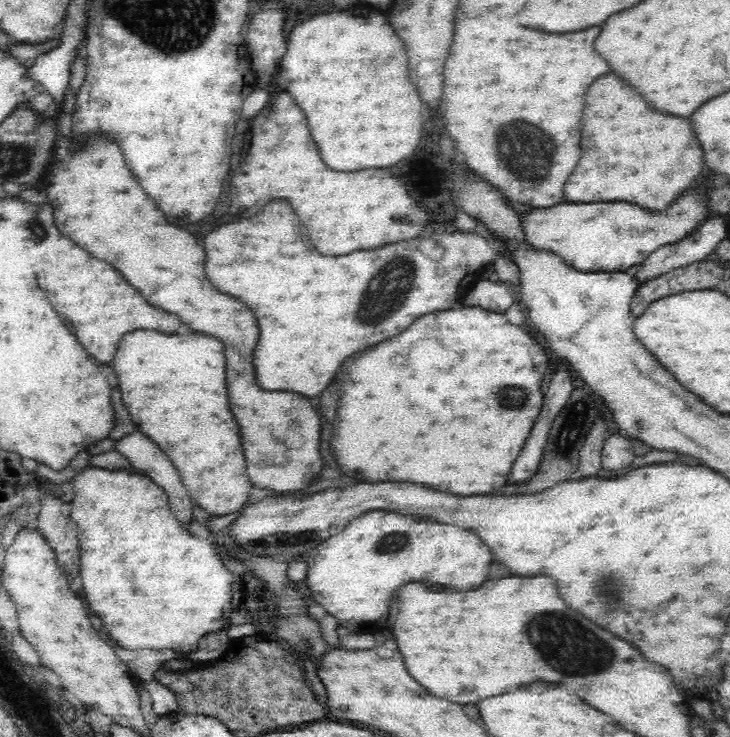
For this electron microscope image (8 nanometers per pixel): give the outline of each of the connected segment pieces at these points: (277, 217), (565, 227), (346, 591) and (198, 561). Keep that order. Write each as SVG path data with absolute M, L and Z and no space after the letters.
M276 200L276 202L270 202L266 204L260 212L256 212L254 216L250 218L244 218L240 222L234 222L234 224L224 224L216 230L212 230L210 234L204 236L202 240L202 246L204 246L204 252L206 252L206 260L204 260L204 270L208 274L208 280L224 294L230 294L230 296L236 296L240 298L242 302L246 302L256 318L258 318L258 324L260 324L260 342L258 342L258 348L254 352L254 362L256 362L256 378L258 378L258 384L264 388L264 390L292 390L292 392L298 392L298 394L304 394L304 396L318 396L326 386L328 382L334 378L334 374L338 372L338 368L342 366L342 362L346 360L346 356L350 356L352 352L360 350L360 348L366 348L368 344L376 344L376 342L382 342L386 338L392 338L404 330L394 330L398 326L406 326L414 320L418 320L420 316L428 314L428 312L436 312L438 308L452 308L454 306L454 300L458 300L458 296L462 294L462 290L466 292L473 286L476 278L476 272L478 268L489 262L494 258L494 252L498 250L504 250L500 246L500 242L492 240L490 244L486 244L482 238L478 236L464 236L461 232L452 232L451 234L435 234L433 238L438 239L440 242L440 252L437 258L431 257L430 254L424 253L420 250L420 240L416 238L414 242L408 242L408 244L394 244L394 246L386 246L386 248L378 248L378 250L370 250L370 252L352 252L348 256L336 256L336 258L328 258L324 254L318 254L314 248L312 248L312 242L308 242L308 234L302 226L302 222L298 220L298 216L294 214L292 206L288 202L282 200Z
M698 186L694 190L688 190L688 194L680 194L680 202L676 202L676 206L670 206L664 214L648 214L648 210L640 210L640 206L632 206L632 202L597 202L597 203L560 203L556 206L551 206L548 208L538 209L536 214L528 214L524 216L524 222L521 222L520 214L520 224L521 230L524 232L525 244L529 244L533 250L537 252L542 252L542 250L547 252L556 253L556 256L560 256L561 260L564 260L565 264L568 264L571 268L574 268L582 272L622 272L625 271L629 266L634 266L634 264L642 264L655 250L658 250L661 246L671 245L683 238L686 238L693 230L698 229L698 226L702 222L706 222L708 214L711 214L710 210L710 200L708 186Z
M372 510L356 516L341 531L318 545L306 562L306 582L313 590L314 600L324 606L328 614L338 618L339 624L349 631L376 634L390 618L388 600L392 600L394 590L408 582L420 580L442 586L462 586L460 590L470 590L470 586L480 586L488 580L492 554L478 540L478 536L468 530L436 524L430 520L418 520L416 516Z
M88 466L82 469L80 474L73 476L70 482L73 484L75 492L69 504L70 518L78 526L80 554L82 554L80 556L80 576L84 580L84 598L88 600L88 606L102 618L104 628L112 634L114 640L118 640L124 648L132 648L132 650L174 648L182 650L182 652L190 652L190 650L194 652L200 637L204 637L204 634L218 632L218 630L230 625L232 612L240 608L247 598L243 581L240 576L236 576L224 565L224 561L216 553L217 548L211 540L195 537L183 525L180 526L180 522L176 522L176 516L172 514L172 510L168 506L168 494L164 494L164 490L160 490L148 476L126 469L108 470Z

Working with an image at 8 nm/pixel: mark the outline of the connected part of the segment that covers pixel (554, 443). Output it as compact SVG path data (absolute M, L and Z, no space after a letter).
M574 387L565 400L564 406L554 415L549 424L539 471L526 484L514 485L514 488L500 488L496 495L507 495L512 492L528 492L530 494L546 490L564 481L580 479L582 477L579 471L580 450L597 414L598 408L596 408L596 402L592 400L592 394L586 388Z

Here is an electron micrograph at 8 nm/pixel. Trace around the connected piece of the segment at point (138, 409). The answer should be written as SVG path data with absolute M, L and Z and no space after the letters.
M154 330L124 334L114 356L114 370L132 422L170 456L190 496L210 515L228 515L242 508L253 484L246 474L240 426L228 410L224 344L218 337L192 332L182 336L164 336Z

